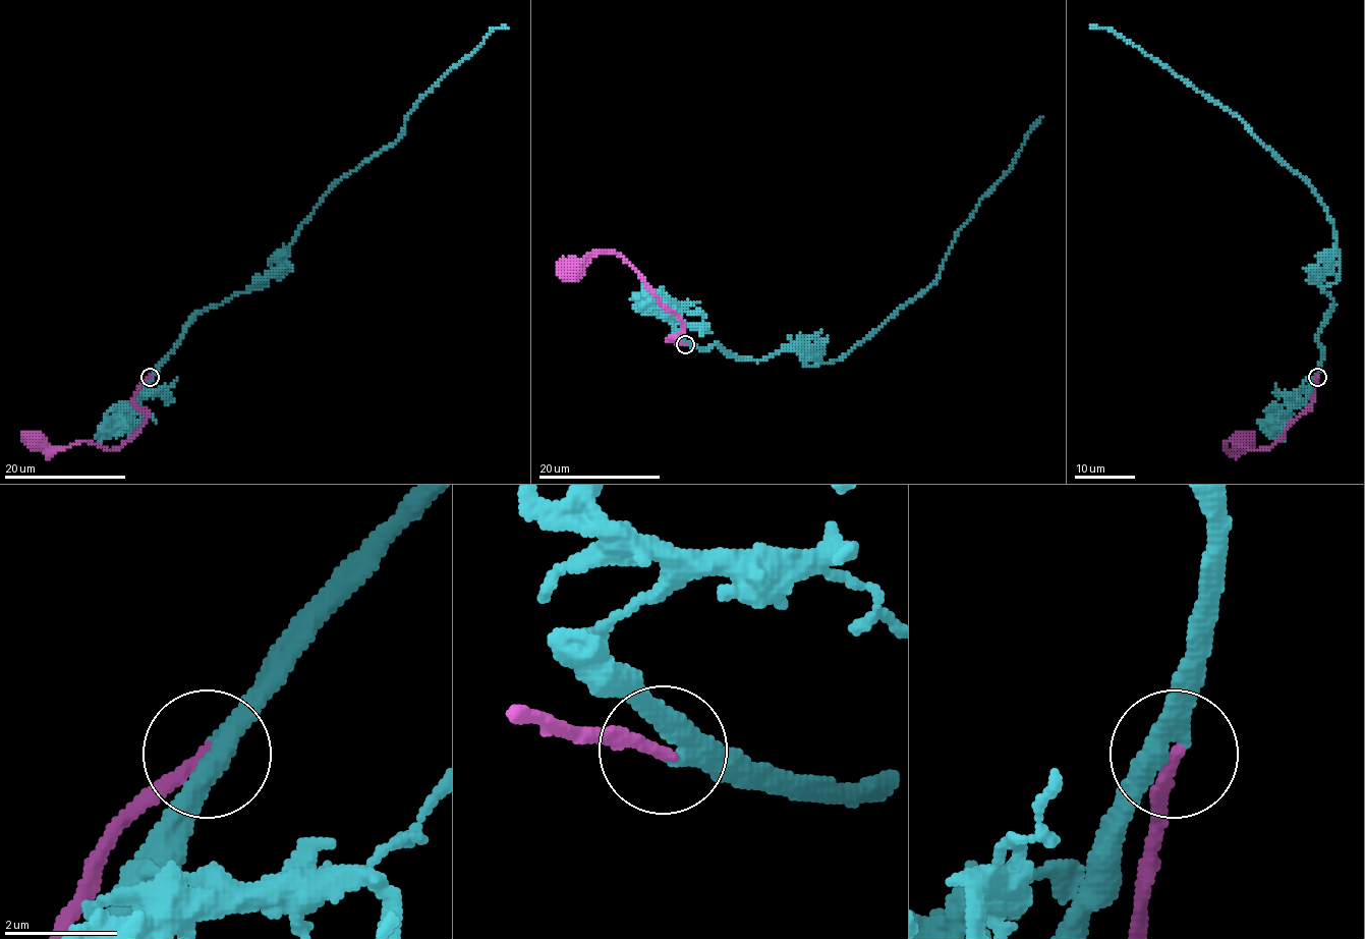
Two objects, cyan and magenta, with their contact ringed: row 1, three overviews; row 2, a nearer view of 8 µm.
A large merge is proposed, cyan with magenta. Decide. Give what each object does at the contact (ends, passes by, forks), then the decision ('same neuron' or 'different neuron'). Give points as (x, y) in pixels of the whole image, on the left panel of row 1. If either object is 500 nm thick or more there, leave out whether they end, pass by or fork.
cyan passes by | magenta ends | same neuron

